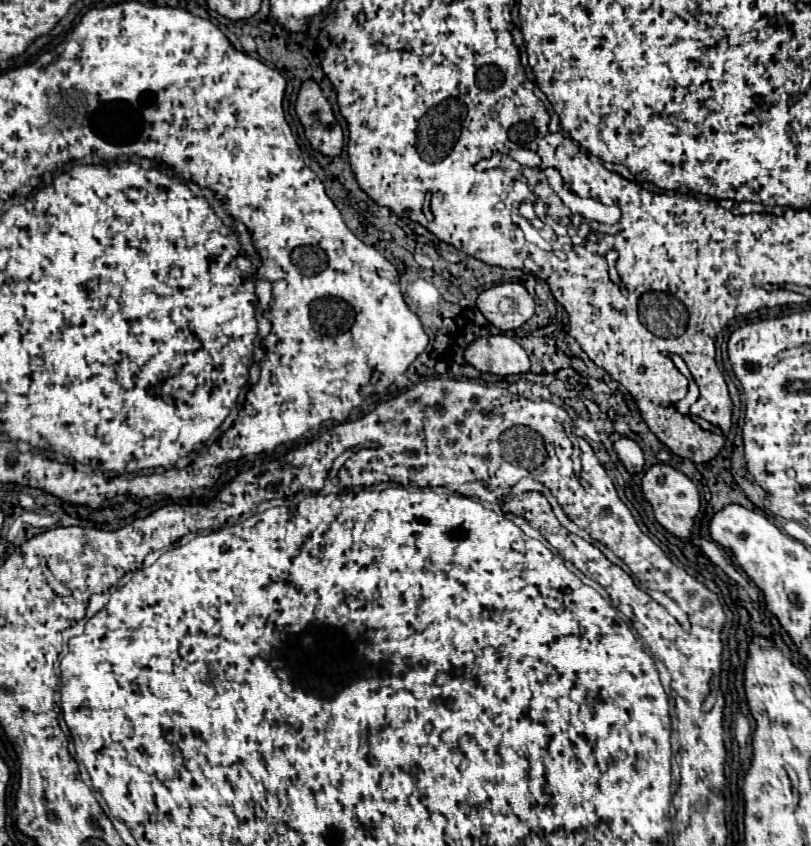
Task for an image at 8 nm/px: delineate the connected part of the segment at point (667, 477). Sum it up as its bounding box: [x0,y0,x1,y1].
[642,463,700,539]

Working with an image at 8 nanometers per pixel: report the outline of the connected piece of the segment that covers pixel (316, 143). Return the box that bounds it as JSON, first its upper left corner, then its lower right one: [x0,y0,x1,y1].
[296,79,344,157]

